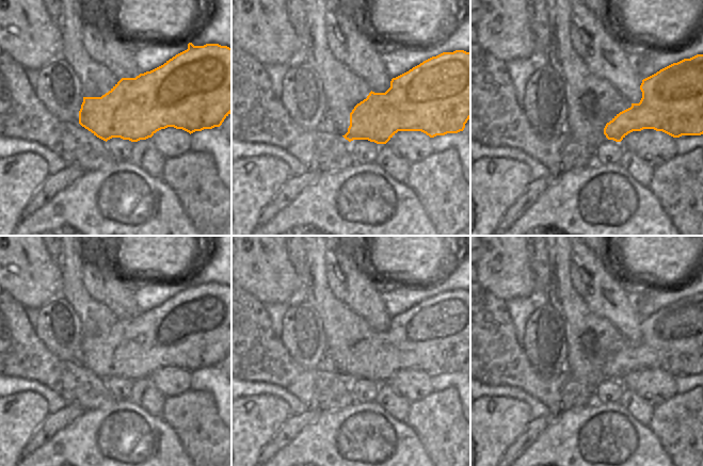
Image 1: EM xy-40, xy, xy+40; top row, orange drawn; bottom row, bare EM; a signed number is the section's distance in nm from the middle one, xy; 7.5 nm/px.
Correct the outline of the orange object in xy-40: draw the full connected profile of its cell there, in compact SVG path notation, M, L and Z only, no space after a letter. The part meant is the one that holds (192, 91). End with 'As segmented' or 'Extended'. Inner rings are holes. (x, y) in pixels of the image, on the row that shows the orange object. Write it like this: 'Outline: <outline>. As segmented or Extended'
Outline: M192 43L188 44L188 49L176 54L163 65L144 74L140 74L135 78L122 78L108 93L101 97L83 97L83 102L79 111L79 124L91 131L97 138L108 141L112 138L121 138L131 142L146 140L151 138L157 131L167 127L182 129L190 134L195 131L204 129L212 129L220 127L224 119L231 113L231 48L221 46L219 44L206 44L204 46L194 46Z. As segmented

